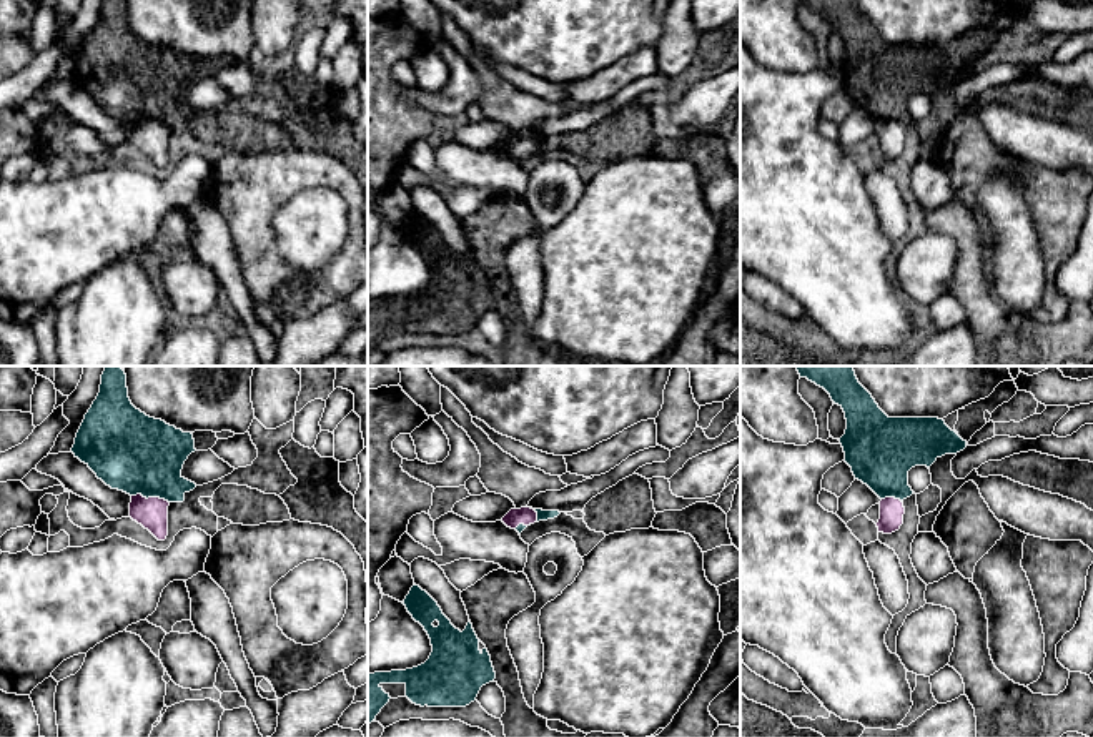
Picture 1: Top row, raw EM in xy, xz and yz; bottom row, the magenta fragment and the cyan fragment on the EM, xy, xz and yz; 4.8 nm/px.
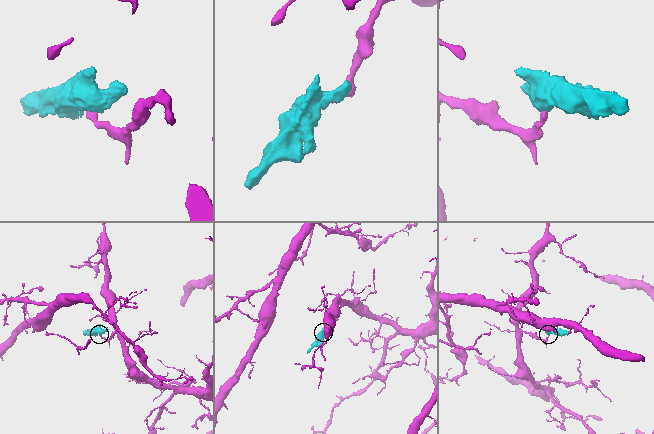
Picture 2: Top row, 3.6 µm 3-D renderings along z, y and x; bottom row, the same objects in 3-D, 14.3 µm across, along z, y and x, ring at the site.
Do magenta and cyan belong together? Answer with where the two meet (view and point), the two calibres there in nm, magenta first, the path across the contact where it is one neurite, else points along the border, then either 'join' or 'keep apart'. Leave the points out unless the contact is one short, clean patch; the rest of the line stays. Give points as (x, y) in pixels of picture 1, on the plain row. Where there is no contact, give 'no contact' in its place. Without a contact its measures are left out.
xy (150, 125) | 150/380 nm | across xy (152, 140), (150, 125), (150, 98), (130, 79) | join

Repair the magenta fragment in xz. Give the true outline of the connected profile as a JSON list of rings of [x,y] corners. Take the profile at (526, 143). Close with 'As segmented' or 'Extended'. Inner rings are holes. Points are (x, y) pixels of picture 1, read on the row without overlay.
[[[521,135],[521,136],[511,136],[504,145],[502,150],[516,156],[519,161],[531,151],[539,148],[547,148],[557,145],[559,138],[542,138],[542,136],[532,136],[532,135]]]. Extended

